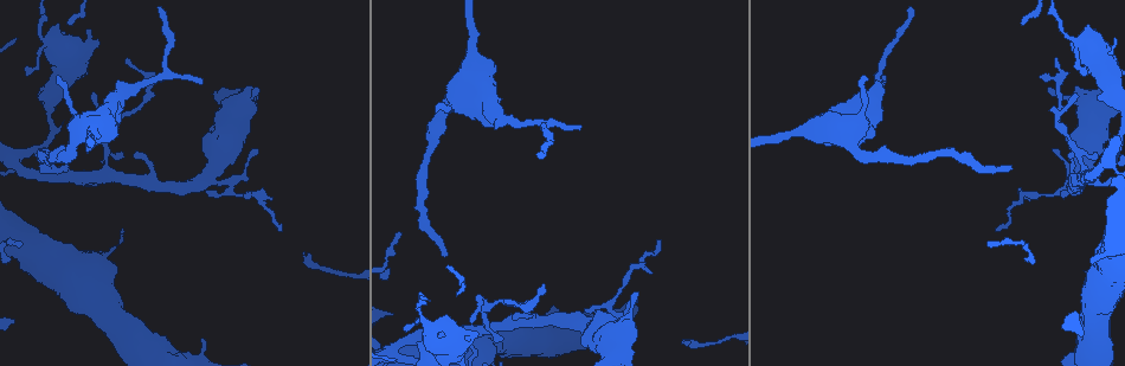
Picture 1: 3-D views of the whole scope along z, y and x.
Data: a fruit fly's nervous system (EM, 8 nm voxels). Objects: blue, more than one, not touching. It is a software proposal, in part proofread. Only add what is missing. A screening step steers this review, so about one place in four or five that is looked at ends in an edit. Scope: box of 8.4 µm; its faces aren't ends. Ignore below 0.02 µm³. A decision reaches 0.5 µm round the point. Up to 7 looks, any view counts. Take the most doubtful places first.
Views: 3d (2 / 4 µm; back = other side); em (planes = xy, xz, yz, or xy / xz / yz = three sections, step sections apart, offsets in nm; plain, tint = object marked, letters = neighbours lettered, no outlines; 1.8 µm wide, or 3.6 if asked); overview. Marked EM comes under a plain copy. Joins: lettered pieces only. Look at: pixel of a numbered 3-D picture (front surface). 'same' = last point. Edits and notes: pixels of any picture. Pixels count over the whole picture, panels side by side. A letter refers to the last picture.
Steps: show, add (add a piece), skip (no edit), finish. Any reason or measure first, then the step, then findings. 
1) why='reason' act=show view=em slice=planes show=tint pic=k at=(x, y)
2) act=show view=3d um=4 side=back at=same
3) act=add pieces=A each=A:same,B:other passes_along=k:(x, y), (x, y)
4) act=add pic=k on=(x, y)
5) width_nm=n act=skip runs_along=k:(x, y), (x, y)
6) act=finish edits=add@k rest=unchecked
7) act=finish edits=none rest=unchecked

why='thin end' act=show view=em um=3.6 slice=planes show=tint pic=1 at=(446, 255)

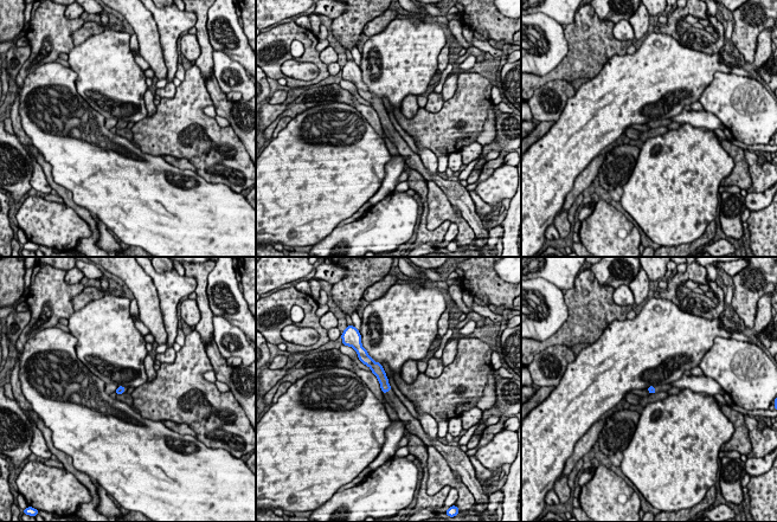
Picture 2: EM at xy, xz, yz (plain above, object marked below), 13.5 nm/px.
why='what lies round it' act=show view=em um=3.6 slice=planes show=letters at=same

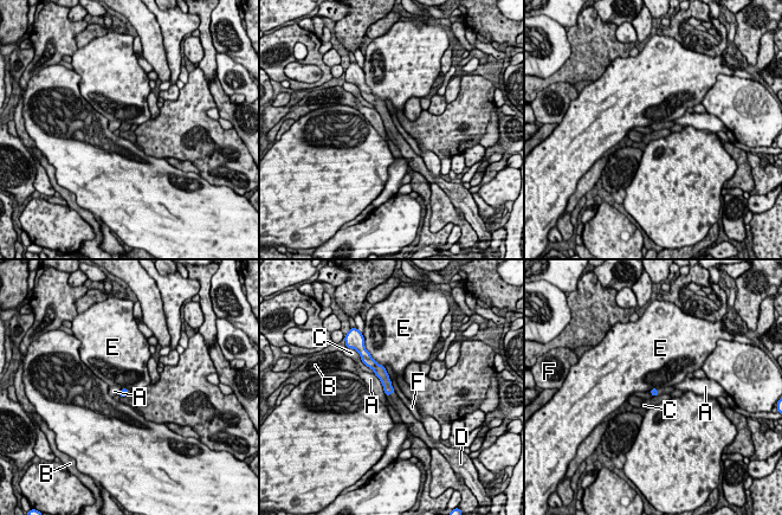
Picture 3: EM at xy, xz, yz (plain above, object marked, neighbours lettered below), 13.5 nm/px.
width_nm=100 act=add pieces=D each=A:other,B:other,C:other,D:same,E:other,F:other passes_along=3:(383, 378), (389, 394), (393, 399) found='it goes on there'

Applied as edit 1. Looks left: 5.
why='an open end' act=show view=3d um=2 pic=1 at=(202, 339)

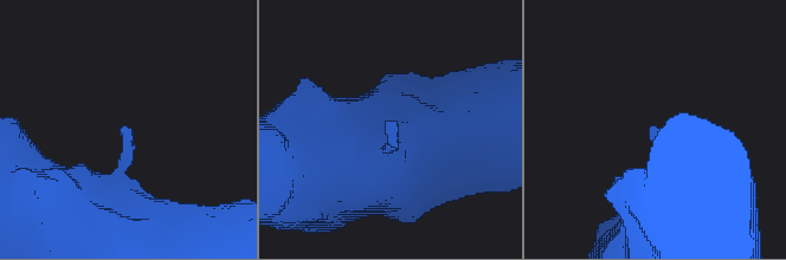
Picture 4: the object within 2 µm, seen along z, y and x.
act=show view=em slice=xy step=4 show=tint pic=4 at=(650, 129)

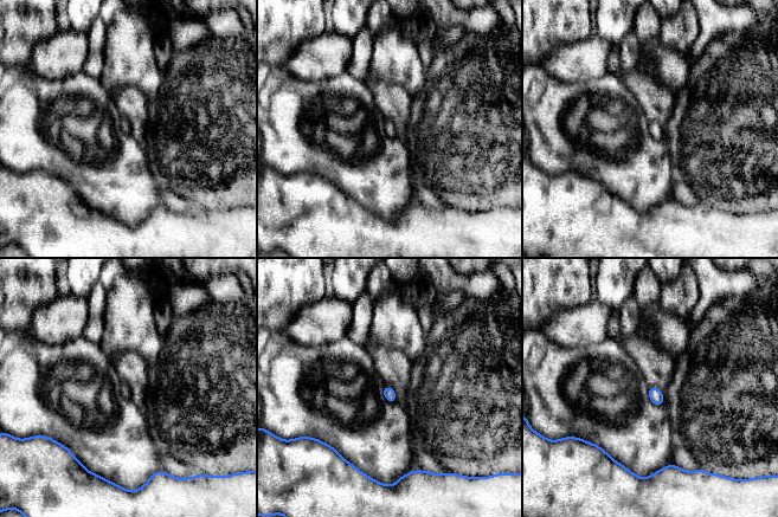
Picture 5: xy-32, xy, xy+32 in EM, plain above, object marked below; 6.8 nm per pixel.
why='cut it another way' act=show view=em slice=planes show=letters at=same

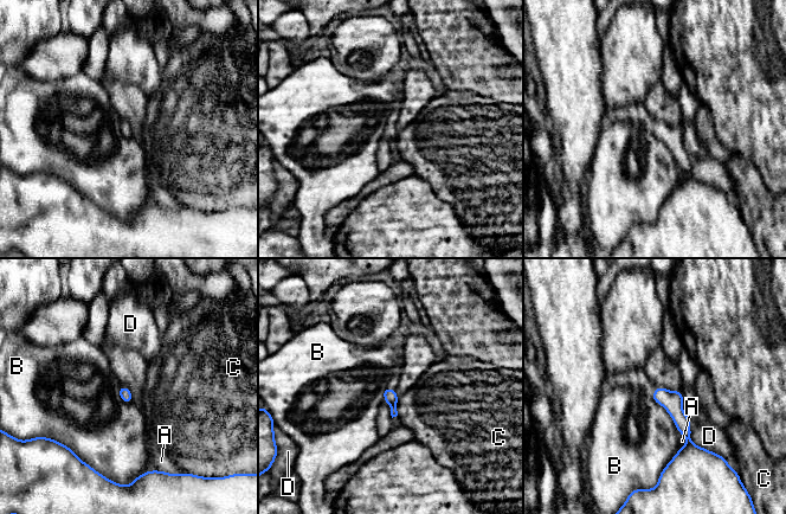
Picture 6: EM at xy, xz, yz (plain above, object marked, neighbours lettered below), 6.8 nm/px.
longest_contact=D:260nm act=skip each=A:other,B:other,C:other,D:other border=6:(399, 398), (397, 415) found='none of them fits'

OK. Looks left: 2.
why='thin end' act=show view=em slice=planes show=letters pic=1 at=(885, 82)

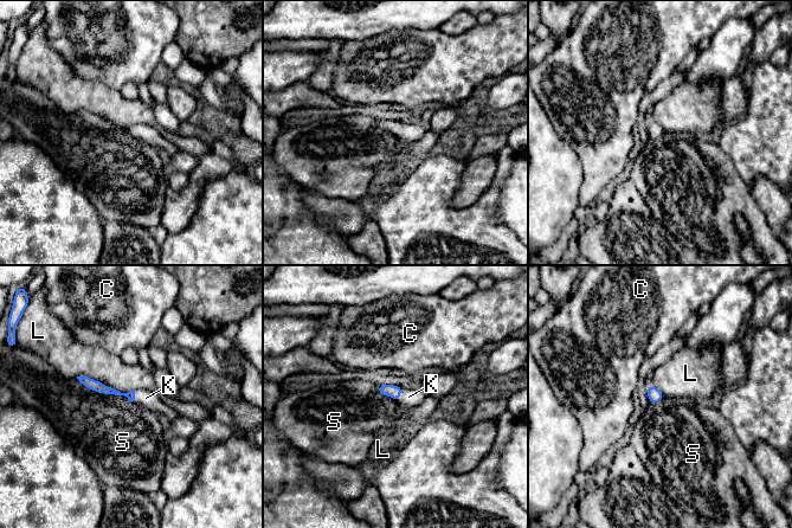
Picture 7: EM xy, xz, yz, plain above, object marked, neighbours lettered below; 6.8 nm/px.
act=add pieces=K each=C:other,K:same,L:other,S:other passes_along=7:(393, 391), (399, 394), (409, 397) found='the neuron continues'

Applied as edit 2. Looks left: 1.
act=finish edits=add@3,add@7 rest=unchecked

